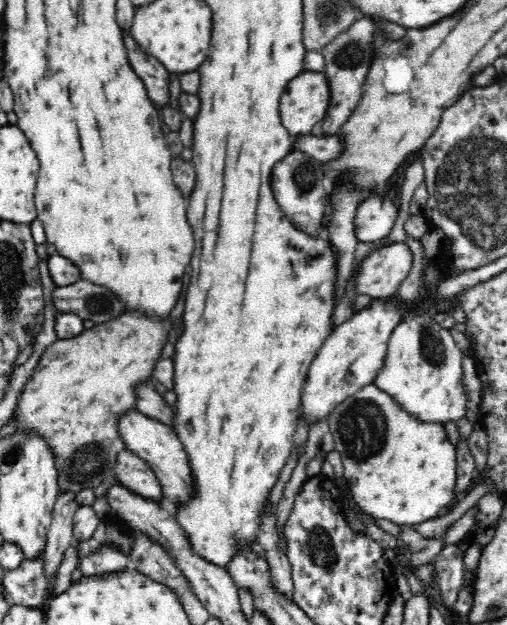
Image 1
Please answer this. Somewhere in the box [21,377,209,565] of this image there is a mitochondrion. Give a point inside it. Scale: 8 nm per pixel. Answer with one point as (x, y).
(87, 462)

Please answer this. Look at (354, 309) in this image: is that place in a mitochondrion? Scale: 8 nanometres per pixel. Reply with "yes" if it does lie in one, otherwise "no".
no

